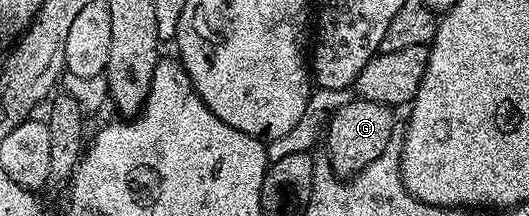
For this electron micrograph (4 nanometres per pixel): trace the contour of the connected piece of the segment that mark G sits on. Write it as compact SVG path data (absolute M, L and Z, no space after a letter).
M363 99L349 100L347 105L340 106L326 122L326 137L328 133L327 160L332 166L332 172L341 179L351 179L362 172L367 165L374 163L386 151L390 139L394 136L392 129L393 110L389 106L378 101L365 101Z

